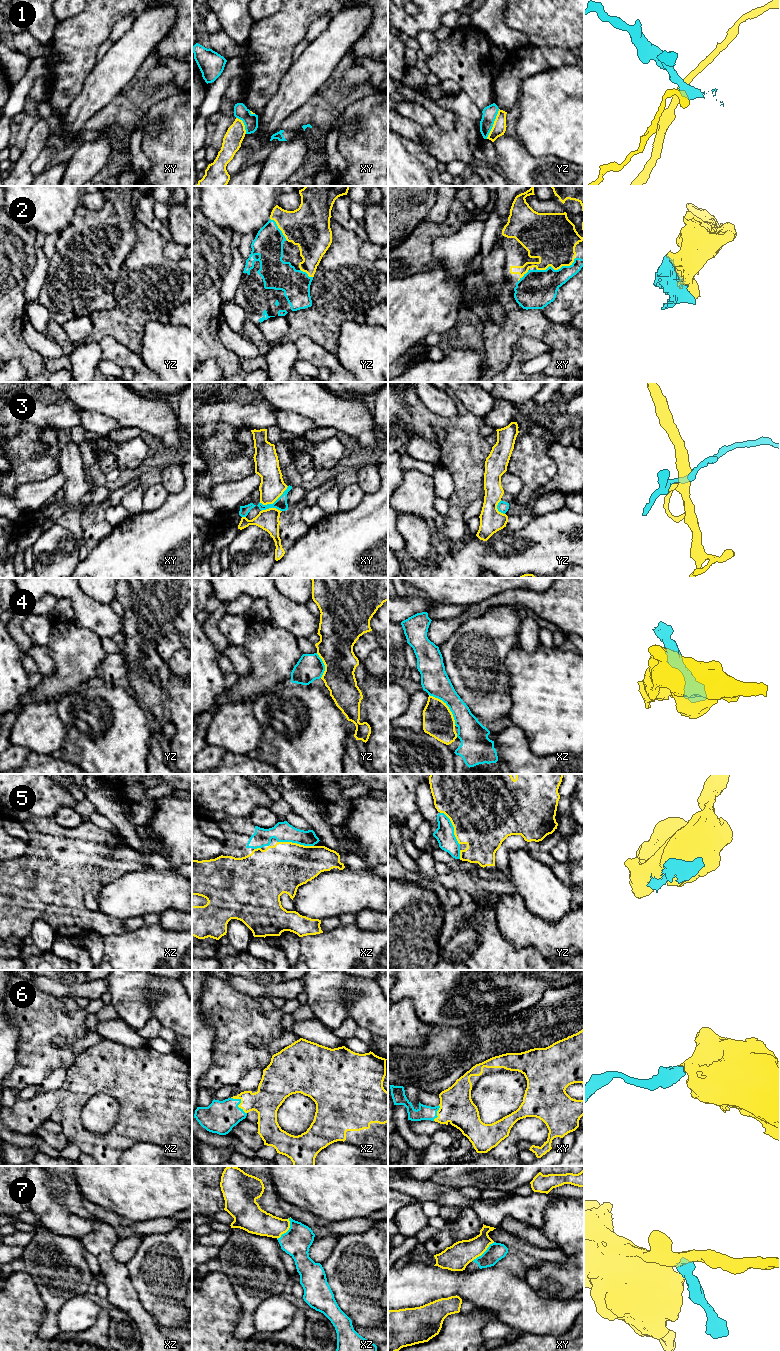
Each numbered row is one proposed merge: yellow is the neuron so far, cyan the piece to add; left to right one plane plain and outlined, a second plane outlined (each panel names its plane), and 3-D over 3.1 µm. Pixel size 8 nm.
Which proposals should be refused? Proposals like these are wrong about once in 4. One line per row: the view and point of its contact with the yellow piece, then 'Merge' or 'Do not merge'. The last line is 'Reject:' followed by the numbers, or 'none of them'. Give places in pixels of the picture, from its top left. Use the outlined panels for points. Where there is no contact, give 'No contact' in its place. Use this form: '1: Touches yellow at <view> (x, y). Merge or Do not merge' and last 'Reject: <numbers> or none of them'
1: Touches yellow at yz (493, 124). Do not merge
2: Touches yellow at xy (556, 269). Merge
3: Touches yellow at xy (274, 501). Do not merge
4: Touches yellow at xz (448, 707). Do not merge
5: Touches yellow at xz (296, 843). Merge
6: Touches yellow at xz (240, 1103). Merge
7: Touches yellow at xz (288, 1229). Do not merge
Reject: 1, 3, 4, 7

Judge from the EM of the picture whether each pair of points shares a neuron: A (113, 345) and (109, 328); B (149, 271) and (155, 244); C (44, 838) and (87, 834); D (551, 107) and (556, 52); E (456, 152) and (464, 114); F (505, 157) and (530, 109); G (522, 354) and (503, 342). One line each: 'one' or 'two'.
A: two
B: one
C: one
D: two
E: one
F: two
G: two

